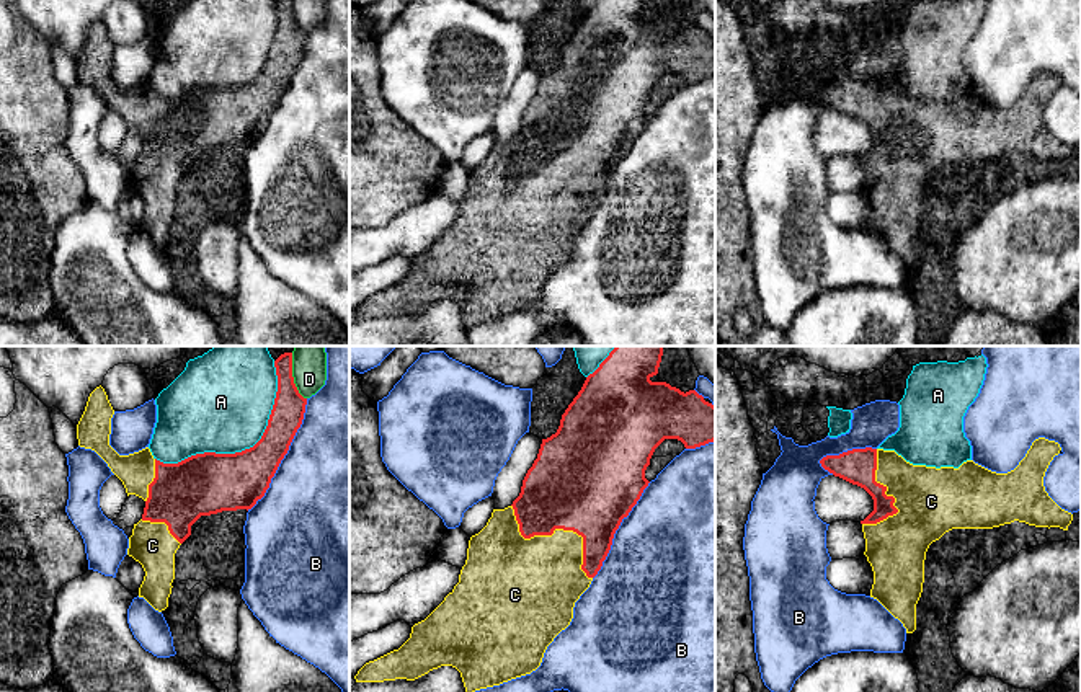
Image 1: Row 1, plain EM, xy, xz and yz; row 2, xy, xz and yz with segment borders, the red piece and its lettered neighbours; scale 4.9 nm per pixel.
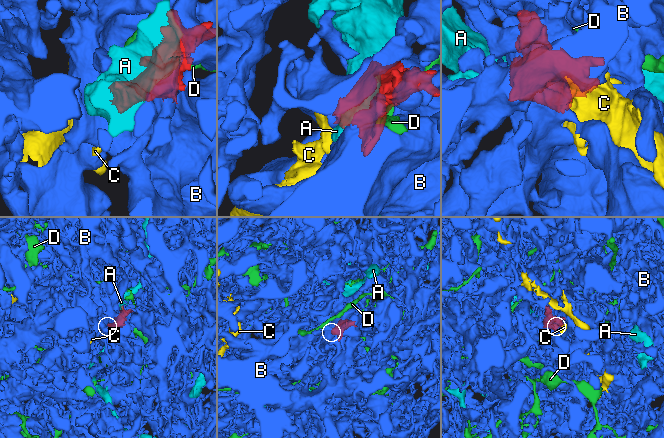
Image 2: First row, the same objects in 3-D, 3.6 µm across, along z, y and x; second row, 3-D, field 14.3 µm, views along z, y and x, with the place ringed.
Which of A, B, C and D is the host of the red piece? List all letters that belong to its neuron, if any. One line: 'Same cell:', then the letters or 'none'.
Same cell: C

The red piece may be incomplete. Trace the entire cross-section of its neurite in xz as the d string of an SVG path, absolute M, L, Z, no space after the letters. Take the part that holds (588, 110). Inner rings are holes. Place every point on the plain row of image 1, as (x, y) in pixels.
M599 0L586 11L581 24L562 49L557 67L547 73L542 73L537 93L523 114L519 131L511 140L505 144L493 144L487 160L478 168L470 171L467 194L460 204L459 217L454 220L454 224L425 255L411 261L410 273L398 284L366 297L354 310L356 317L384 317L395 313L415 315L441 300L452 300L460 307L465 326L469 330L475 325L500 320L511 313L531 308L540 300L547 281L562 264L570 260L575 237L589 222L593 212L601 204L622 153L629 150L632 142L640 134L643 124L648 121L650 116L645 113L645 104L650 100L655 83L665 73L678 73L686 83L696 83L715 75L715 41L705 36L704 31L696 24L684 28L666 16L652 16L650 13L658 8L658 2L660 0Z

